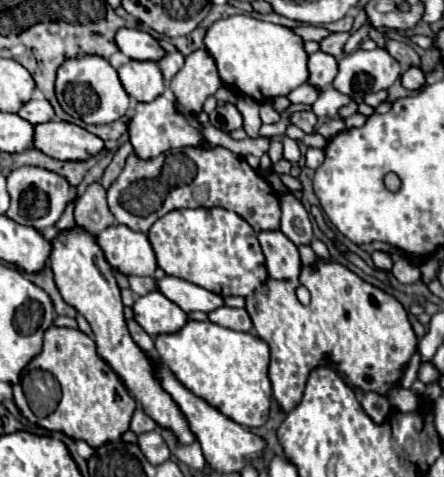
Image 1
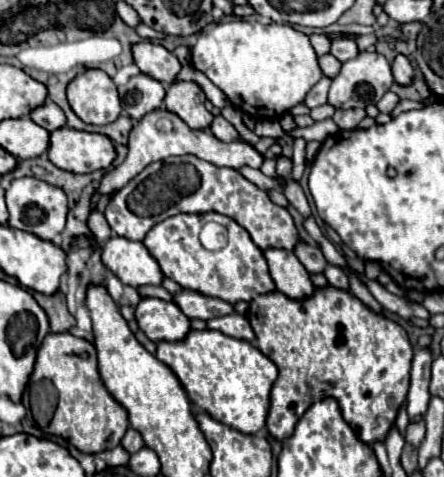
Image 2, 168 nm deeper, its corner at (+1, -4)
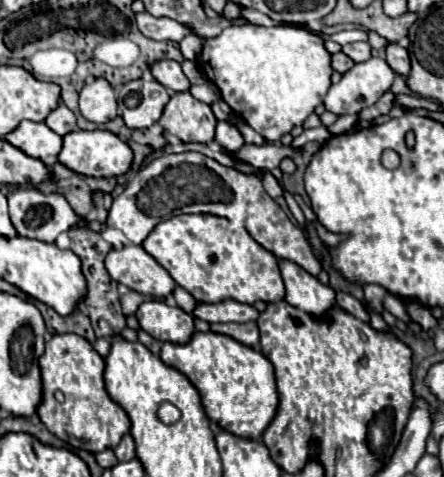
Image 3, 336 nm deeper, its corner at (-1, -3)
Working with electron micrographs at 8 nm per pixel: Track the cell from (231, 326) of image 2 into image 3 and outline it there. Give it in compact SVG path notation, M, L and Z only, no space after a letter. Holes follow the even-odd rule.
M250 321L250 323L212 323L210 329L214 333L228 335L248 347L258 347L258 343L260 343L258 325L254 321Z

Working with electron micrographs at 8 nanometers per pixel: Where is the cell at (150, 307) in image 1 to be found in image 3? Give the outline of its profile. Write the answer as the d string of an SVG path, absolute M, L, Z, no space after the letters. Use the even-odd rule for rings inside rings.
M146 301L136 311L140 327L152 335L158 341L170 341L170 343L188 343L194 333L194 317L184 313L180 307L170 307L162 301Z

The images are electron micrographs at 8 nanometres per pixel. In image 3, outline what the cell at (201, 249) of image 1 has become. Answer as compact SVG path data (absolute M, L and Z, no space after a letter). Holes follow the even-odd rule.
M176 215L152 229L152 233L142 241L142 247L172 275L172 279L184 287L198 303L220 303L226 299L234 299L240 303L256 303L256 301L280 301L284 299L284 285L278 269L278 257L268 253L260 243L252 241L250 233L230 223L228 219L216 215Z

